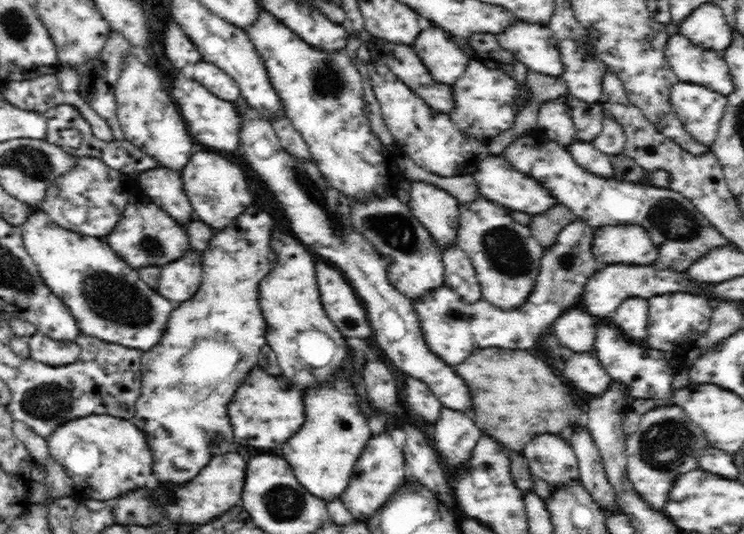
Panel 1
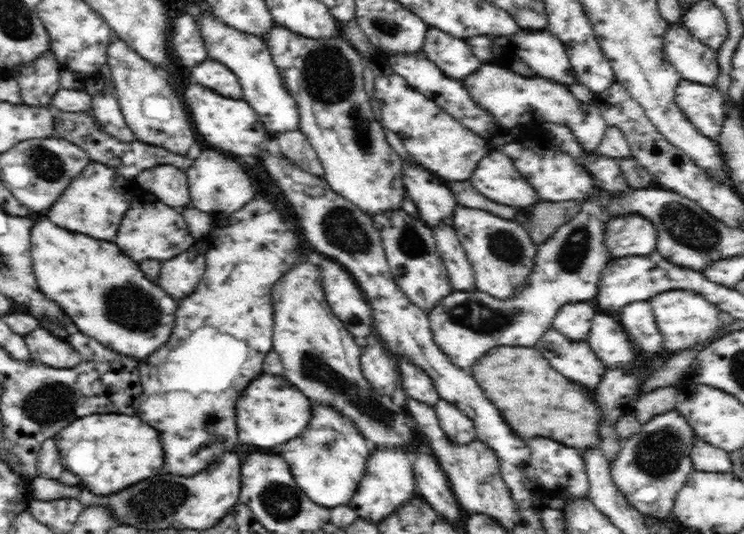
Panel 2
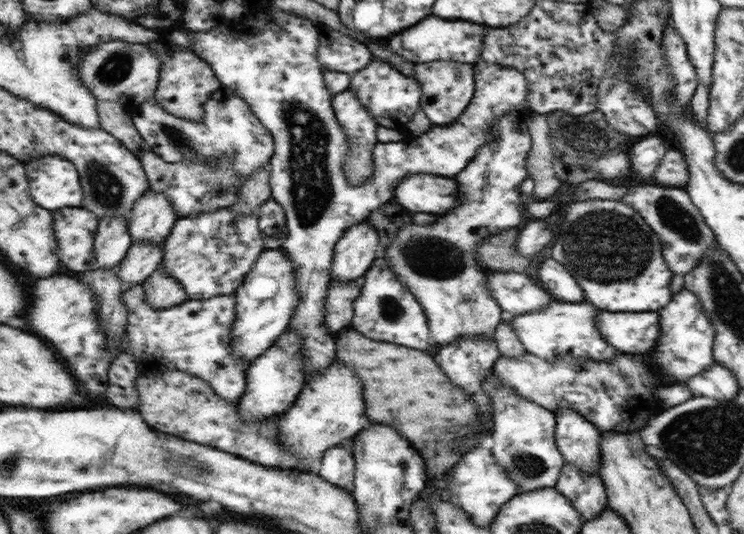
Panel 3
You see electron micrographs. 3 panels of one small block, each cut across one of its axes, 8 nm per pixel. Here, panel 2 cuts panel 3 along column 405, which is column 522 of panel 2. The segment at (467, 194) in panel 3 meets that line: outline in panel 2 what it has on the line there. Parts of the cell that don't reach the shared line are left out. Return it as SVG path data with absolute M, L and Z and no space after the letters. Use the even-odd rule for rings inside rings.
M454 208L452 226L464 247L474 269L477 290L496 299L512 299L527 284L534 268L538 245L528 235L525 227L515 220L500 218L500 215L478 208Z

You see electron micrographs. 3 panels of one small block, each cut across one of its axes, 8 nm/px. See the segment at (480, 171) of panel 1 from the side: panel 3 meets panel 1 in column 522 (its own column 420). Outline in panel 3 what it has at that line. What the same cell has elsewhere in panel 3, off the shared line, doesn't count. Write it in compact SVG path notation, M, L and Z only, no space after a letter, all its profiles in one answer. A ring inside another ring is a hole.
M411 174L409 178L405 178L405 182L401 182L401 190L393 190L393 194L397 194L397 200L392 202L397 202L401 204L403 208L411 210L411 212L429 212L429 214L445 214L447 210L453 209L455 202L457 202L457 184L451 180L451 178L439 178L439 176L433 176L433 174Z

